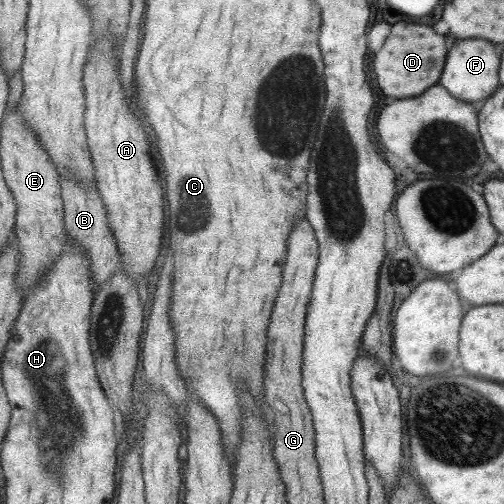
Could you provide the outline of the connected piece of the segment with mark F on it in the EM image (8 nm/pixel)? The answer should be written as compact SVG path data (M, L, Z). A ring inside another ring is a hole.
M457 40L447 52L439 84L457 100L480 105L500 85L498 80L500 55L497 54L499 52L495 50L495 46L487 40Z

